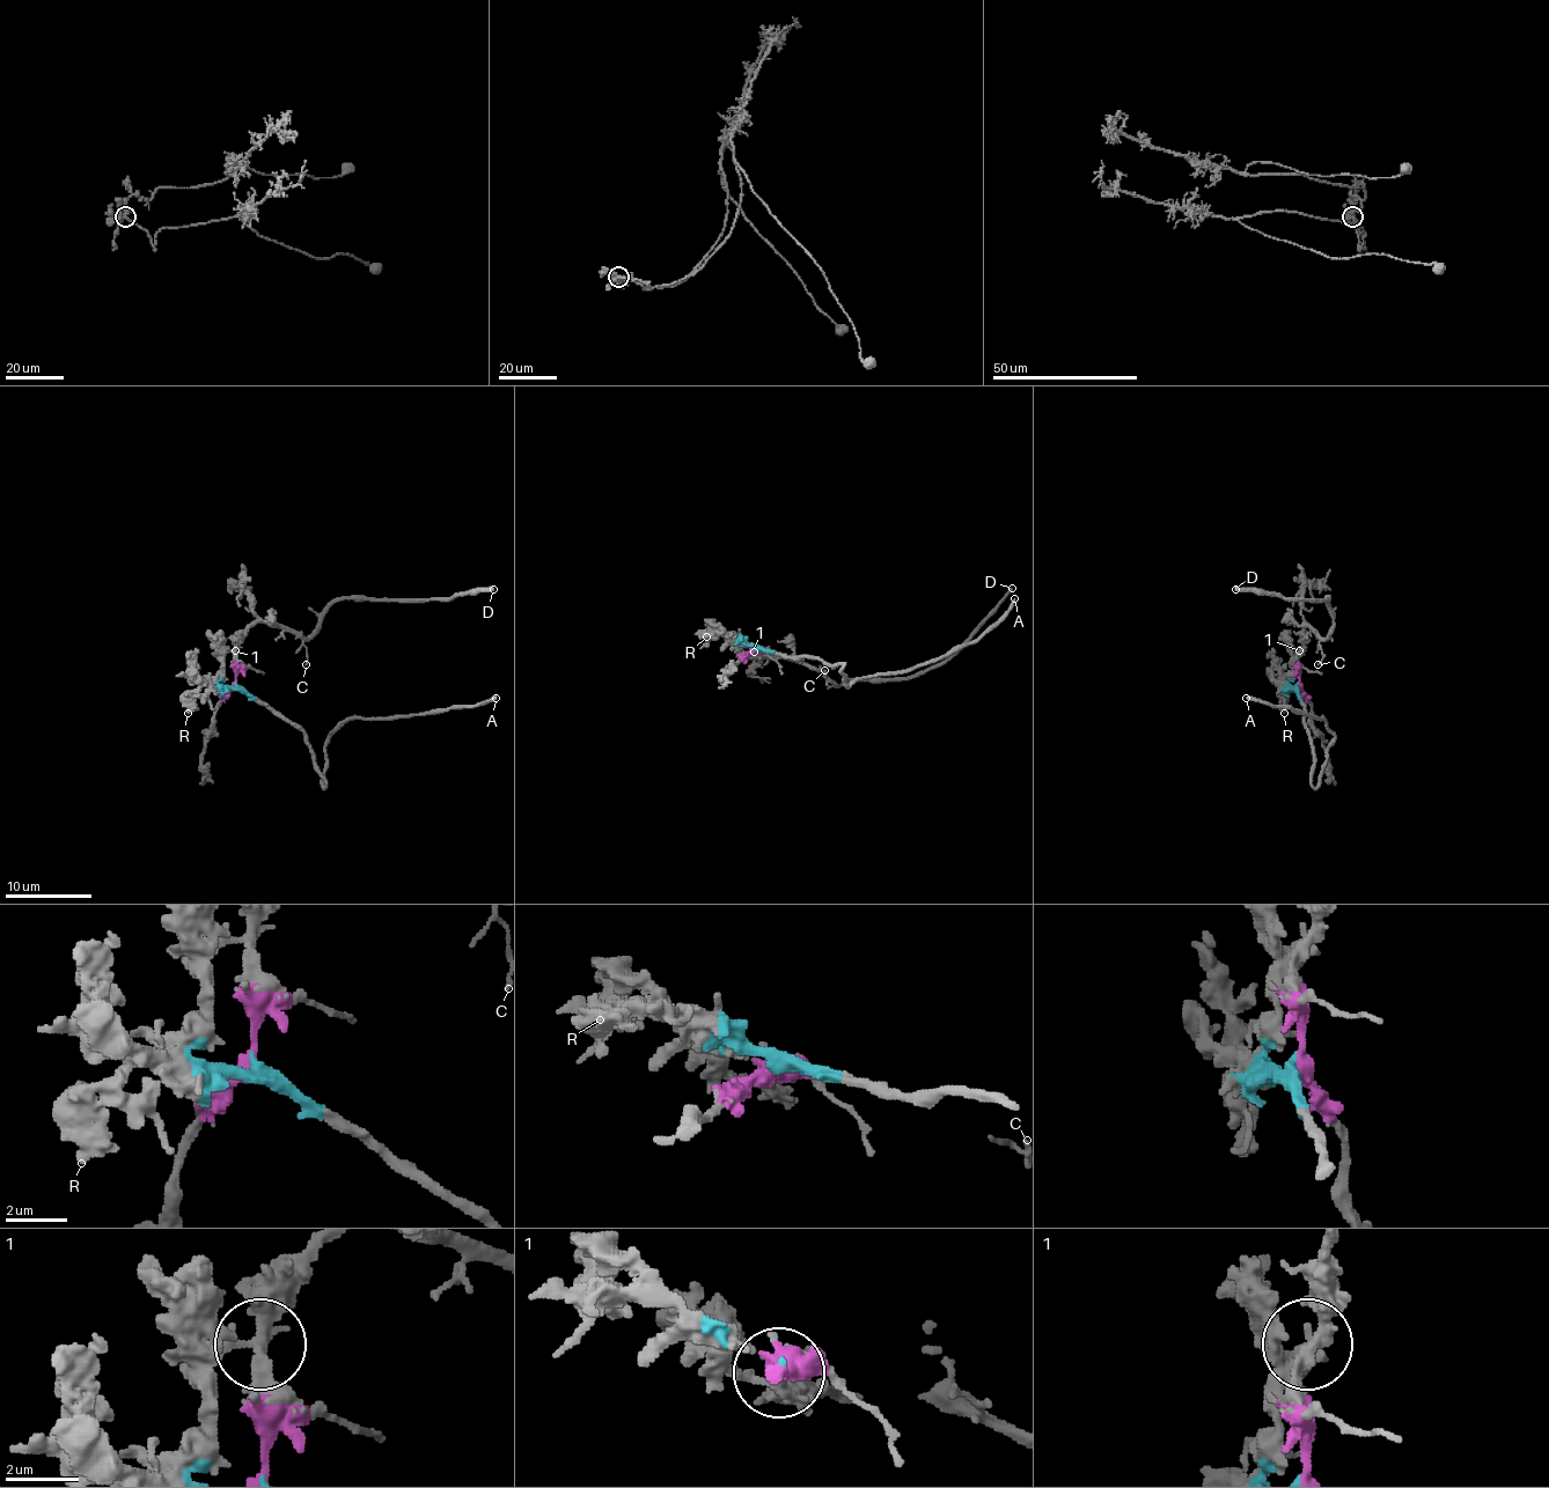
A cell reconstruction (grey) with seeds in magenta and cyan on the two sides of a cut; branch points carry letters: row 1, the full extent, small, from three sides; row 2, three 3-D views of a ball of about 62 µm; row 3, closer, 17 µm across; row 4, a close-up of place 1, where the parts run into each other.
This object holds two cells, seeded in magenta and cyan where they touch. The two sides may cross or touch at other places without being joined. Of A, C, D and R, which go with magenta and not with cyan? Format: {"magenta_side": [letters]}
{"magenta_side": ["C", "D"]}

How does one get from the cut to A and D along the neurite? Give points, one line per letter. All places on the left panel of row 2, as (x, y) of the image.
A: (236, 685), (303, 733), (325, 787), (325, 742), (345, 722), (459, 709), (496, 698)
D: (236, 685), (236, 640), (251, 625), (278, 623), (306, 638), (340, 599), (450, 599), (493, 588)

